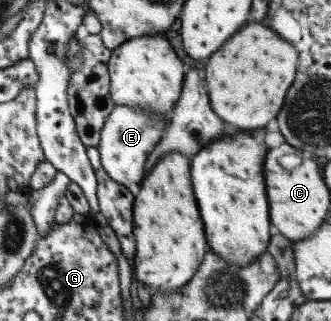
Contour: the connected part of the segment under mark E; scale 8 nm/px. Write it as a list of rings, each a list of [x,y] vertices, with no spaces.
[[[113,106],[105,123],[100,129],[100,136],[96,148],[100,155],[100,165],[105,173],[116,184],[125,186],[139,185],[143,179],[145,168],[154,154],[154,147],[160,140],[166,121],[159,114],[150,114],[145,110],[127,106]]]

